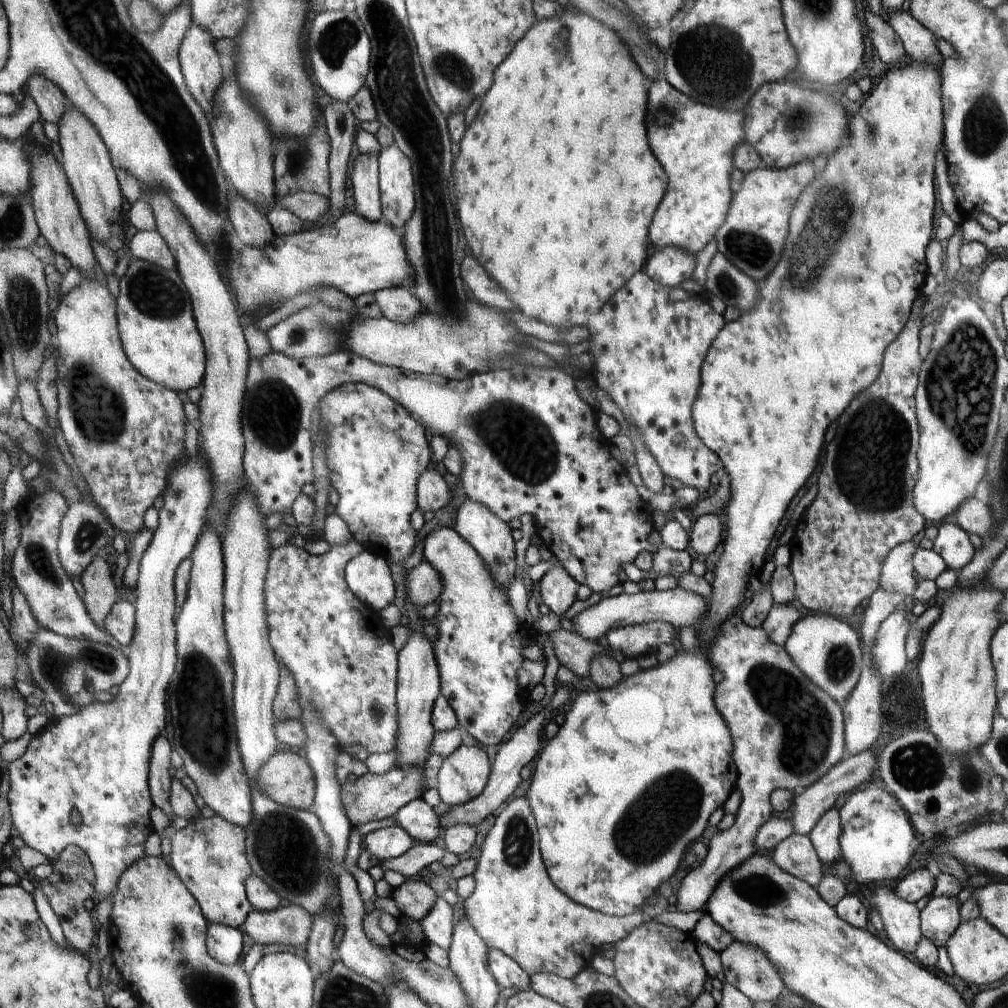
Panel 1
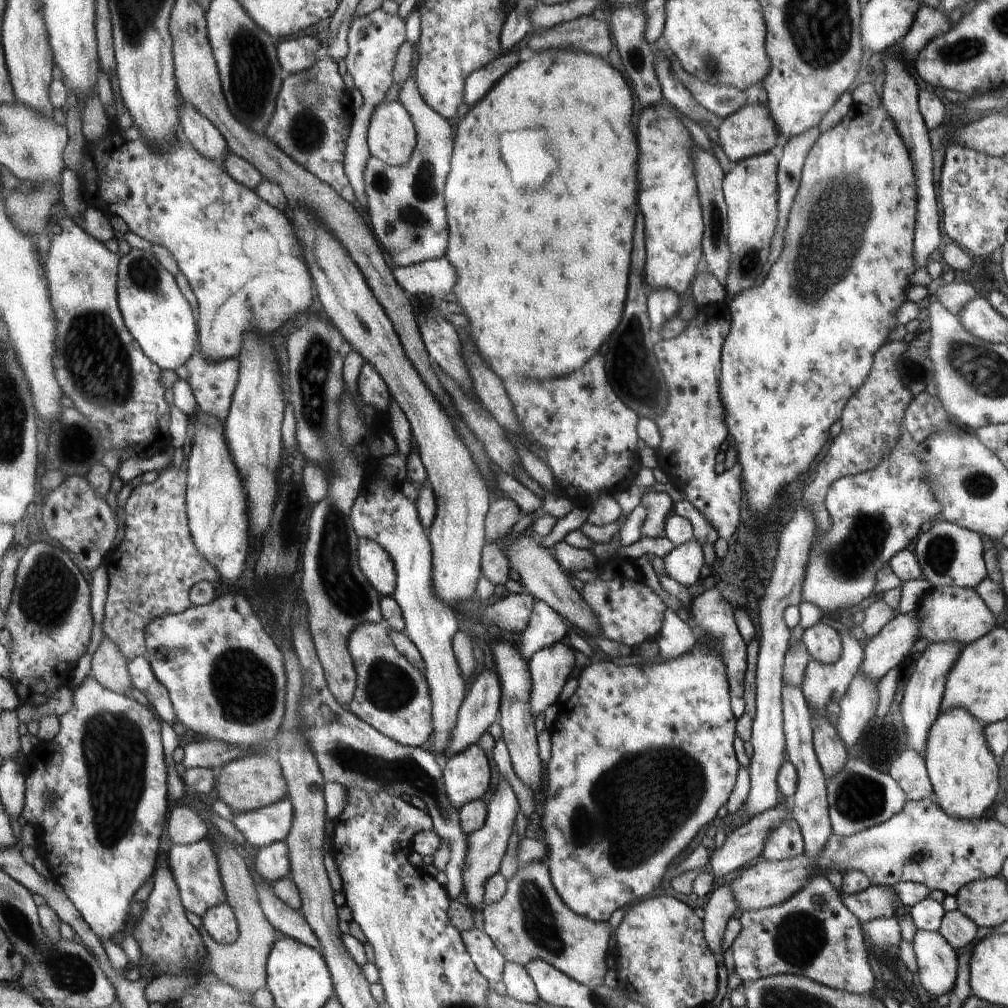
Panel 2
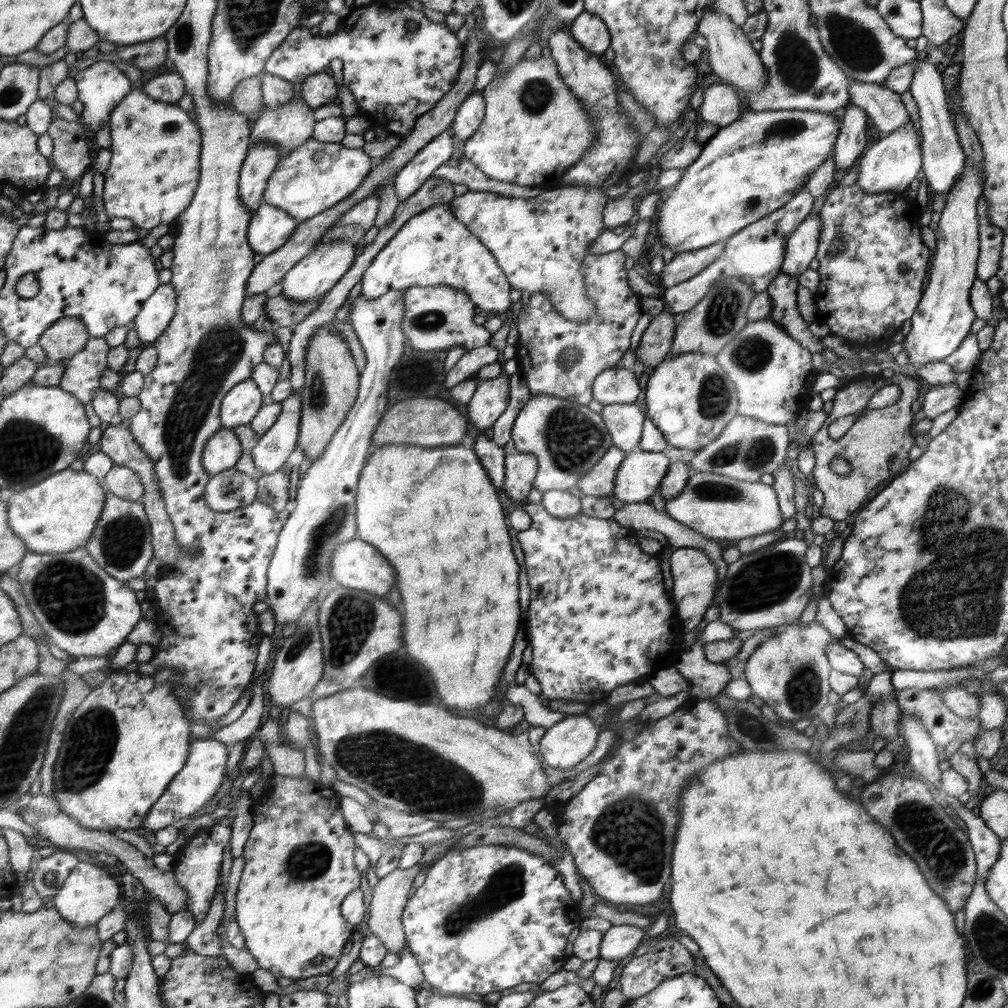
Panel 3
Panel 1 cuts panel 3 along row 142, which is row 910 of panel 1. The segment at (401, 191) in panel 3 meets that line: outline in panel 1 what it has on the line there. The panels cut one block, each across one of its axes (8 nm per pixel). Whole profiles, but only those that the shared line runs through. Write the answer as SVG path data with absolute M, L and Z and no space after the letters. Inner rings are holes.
M437 896L436 904L429 910L428 916L421 918L421 930L428 942L436 944L442 950L448 950L452 944L454 925L454 909L444 897Z

